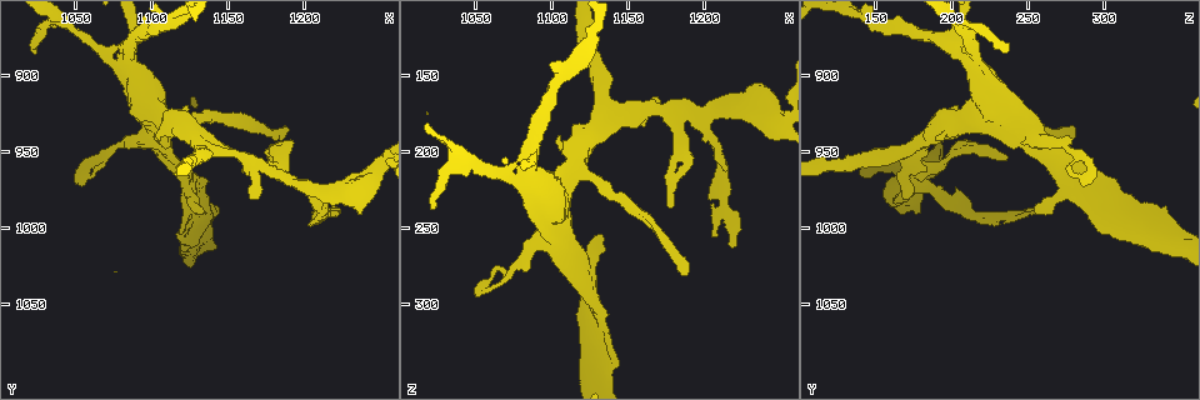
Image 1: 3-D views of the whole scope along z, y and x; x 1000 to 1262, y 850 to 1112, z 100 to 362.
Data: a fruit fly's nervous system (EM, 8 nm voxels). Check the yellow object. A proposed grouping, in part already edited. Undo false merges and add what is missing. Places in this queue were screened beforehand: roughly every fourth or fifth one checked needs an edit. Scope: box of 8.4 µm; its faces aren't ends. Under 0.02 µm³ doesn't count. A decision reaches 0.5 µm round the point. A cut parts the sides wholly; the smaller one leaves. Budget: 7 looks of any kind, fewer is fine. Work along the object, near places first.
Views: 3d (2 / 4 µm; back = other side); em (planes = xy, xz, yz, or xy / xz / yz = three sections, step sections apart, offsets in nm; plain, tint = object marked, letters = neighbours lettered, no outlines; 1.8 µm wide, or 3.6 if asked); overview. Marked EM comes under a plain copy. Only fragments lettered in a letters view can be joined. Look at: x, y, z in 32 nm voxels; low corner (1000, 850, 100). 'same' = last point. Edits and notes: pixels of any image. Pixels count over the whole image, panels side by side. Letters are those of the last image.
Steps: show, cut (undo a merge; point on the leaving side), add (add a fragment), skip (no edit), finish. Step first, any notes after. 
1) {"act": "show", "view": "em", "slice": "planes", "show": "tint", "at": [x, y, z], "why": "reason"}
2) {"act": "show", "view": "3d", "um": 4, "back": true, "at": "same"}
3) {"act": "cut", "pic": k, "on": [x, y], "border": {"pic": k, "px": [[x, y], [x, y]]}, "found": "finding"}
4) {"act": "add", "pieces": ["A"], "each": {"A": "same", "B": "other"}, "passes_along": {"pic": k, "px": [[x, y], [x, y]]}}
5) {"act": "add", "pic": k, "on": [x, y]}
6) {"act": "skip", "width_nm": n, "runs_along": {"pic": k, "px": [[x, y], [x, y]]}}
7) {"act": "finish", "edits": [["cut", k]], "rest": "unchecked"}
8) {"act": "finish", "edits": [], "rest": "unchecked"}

{"act": "show", "view": "em", "slice": "planes", "show": "letters", "at": [1190, 972, 166], "why": "an open end"}

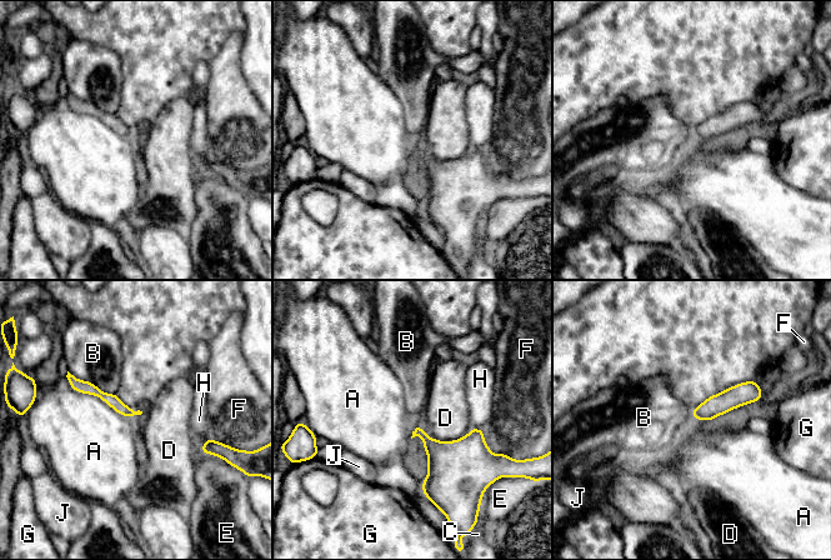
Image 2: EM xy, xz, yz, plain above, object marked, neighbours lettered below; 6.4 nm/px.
{"act": "skip", "each": {"A": "other", "B": "other", "C": "other", "D": "other", "E": "other", "F": "other", "G": "other", "H": "other", "J": "other"}, "runs_along": {"pic": 2, "px": [[71, 379], [131, 414]]}, "found": "no lettered fragment goes on from it"}

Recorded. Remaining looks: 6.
{"act": "show", "view": "em", "um": 3.6, "slice": "planes", "show": "letters", "at": [1062, 964, 282], "why": "thin end"}

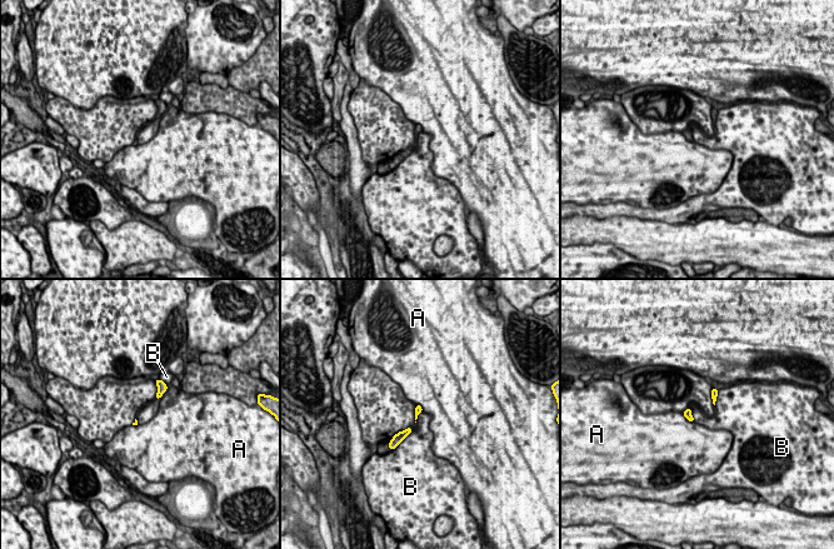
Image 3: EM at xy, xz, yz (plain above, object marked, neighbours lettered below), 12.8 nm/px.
{"act": "skip", "longest_contact_nm": ["B", 400], "each": {"A": "other", "B": "other"}, "border": {"pic": 3, "px": [[413, 429], [391, 450]]}, "found": "no lettered fragment goes on from it"}

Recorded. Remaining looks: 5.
{"act": "show", "view": "3d", "um": 4, "at": [1024, 884, 238], "why": "branch stops here"}

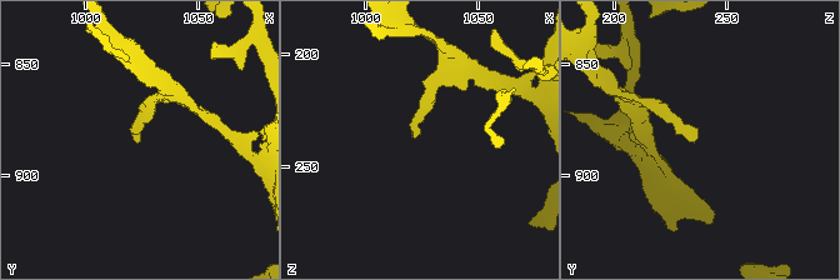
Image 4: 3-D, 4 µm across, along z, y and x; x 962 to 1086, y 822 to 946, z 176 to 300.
{"act": "show", "view": "em", "slice": "xy", "step": 8, "show": "tint", "at": [1024, 885, 236]}

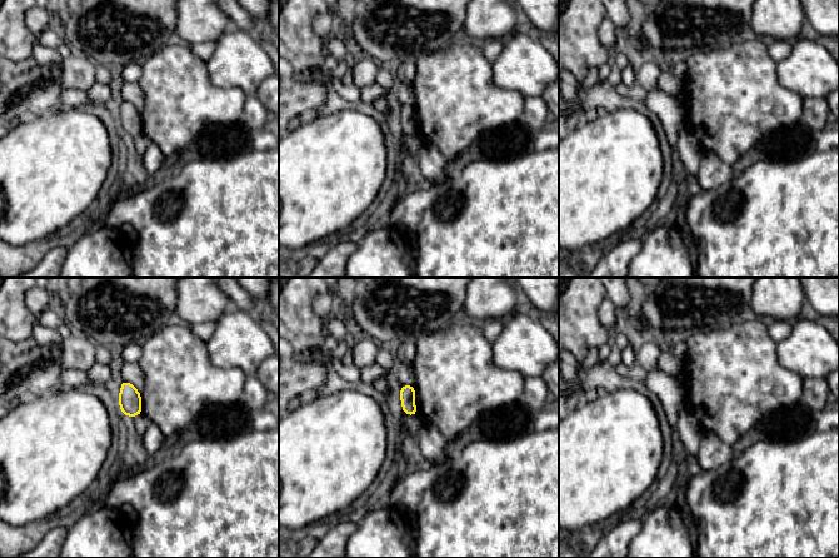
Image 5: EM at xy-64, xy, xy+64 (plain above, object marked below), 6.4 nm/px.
{"act": "show", "view": "em", "slice": "yz", "step": 8, "show": "letters", "at": "same"}

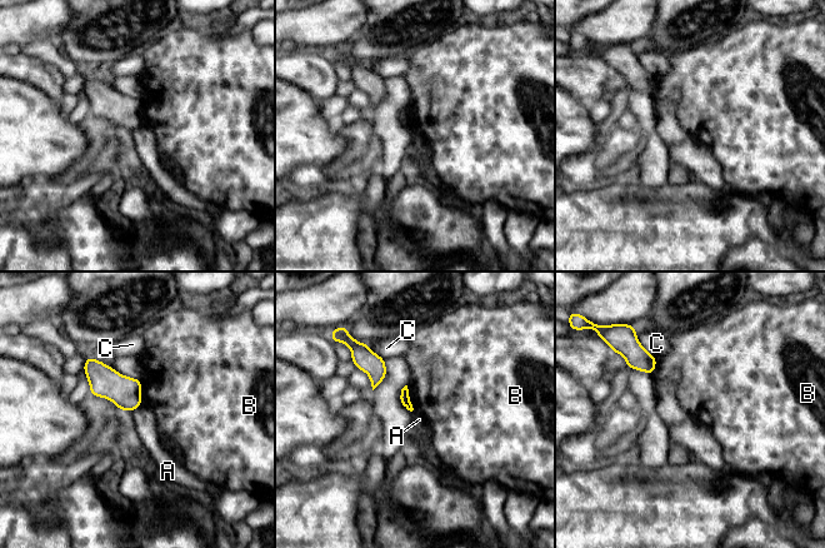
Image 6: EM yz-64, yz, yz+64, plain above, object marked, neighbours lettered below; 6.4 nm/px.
{"act": "skip", "each": {"A": "other", "B": "other", "C": "other"}, "found": "none of them fits"}

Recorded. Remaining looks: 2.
{"act": "finish", "edits": [], "rest": "unchecked"}

